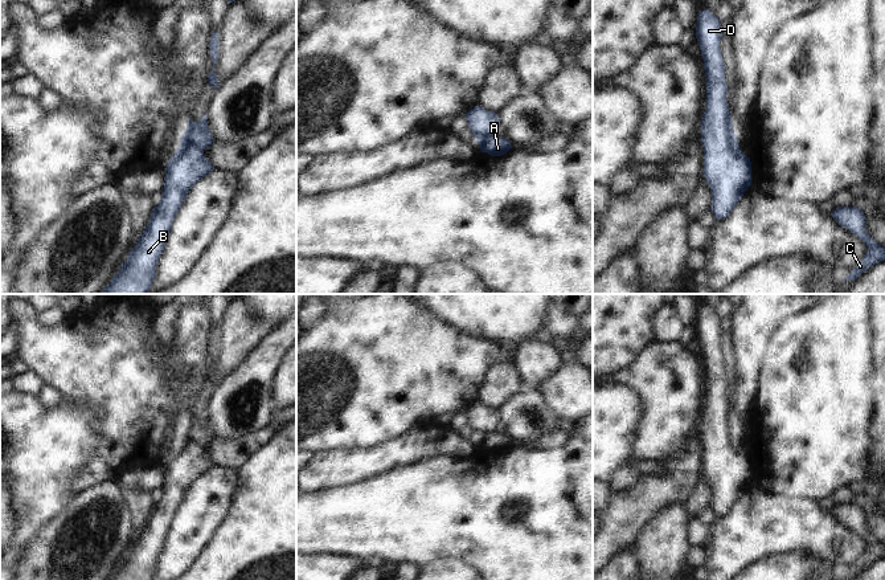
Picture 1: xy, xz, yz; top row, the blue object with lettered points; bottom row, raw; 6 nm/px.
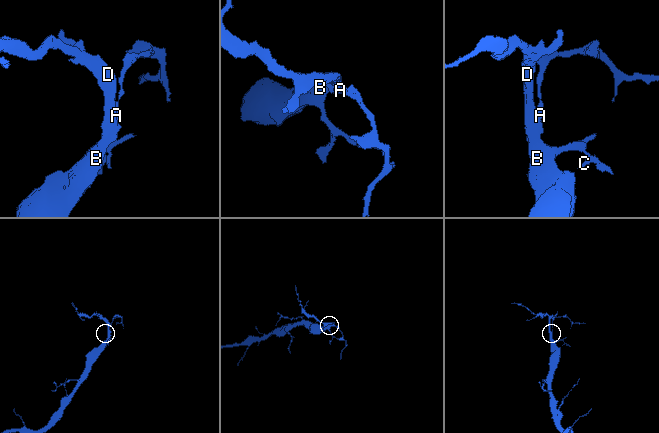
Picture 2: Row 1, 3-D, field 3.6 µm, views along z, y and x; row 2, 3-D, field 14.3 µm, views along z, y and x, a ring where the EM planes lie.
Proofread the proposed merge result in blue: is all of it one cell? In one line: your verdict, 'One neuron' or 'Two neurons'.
Two neurons.

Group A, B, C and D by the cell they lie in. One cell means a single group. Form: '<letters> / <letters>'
A / B C D

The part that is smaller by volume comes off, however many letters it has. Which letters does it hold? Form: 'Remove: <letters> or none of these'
Remove: A

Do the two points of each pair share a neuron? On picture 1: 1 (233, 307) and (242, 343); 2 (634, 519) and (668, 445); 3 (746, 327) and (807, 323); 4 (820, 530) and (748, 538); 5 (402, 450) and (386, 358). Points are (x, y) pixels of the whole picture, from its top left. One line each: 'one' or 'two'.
1: one
2: two
3: two
4: one
5: two

